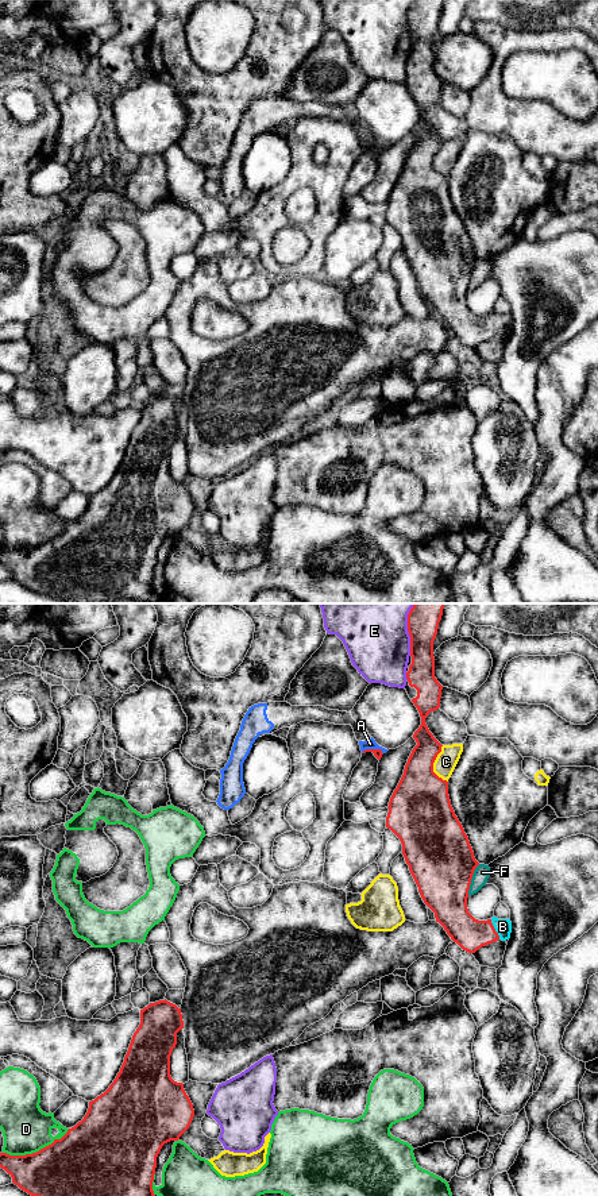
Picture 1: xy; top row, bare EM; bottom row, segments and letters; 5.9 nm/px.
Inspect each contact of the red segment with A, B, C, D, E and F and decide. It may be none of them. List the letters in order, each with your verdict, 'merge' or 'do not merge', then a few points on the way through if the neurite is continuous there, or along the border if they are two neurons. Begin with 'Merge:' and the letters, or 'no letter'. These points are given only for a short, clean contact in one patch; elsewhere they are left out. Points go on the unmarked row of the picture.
Merge: A, B
A: merge; runs through xy (378, 149), (371, 145), (370, 139)
B: merge; runs through xy (469, 328), (482, 328), (494, 324), (502, 321)
C: do not merge
D: do not merge
E: do not merge
F: do not merge

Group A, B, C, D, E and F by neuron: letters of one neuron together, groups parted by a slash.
A B / C / D / E / F

